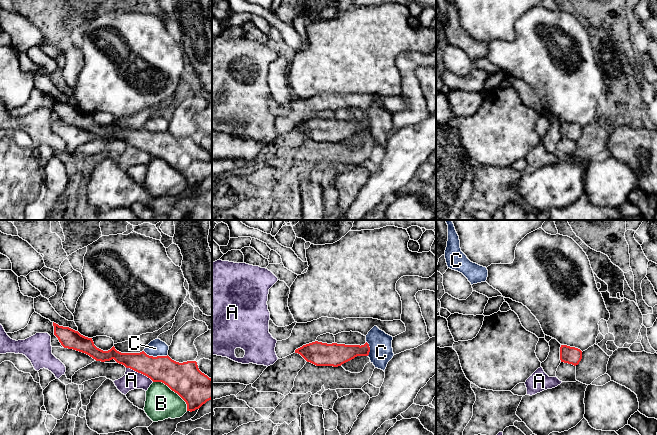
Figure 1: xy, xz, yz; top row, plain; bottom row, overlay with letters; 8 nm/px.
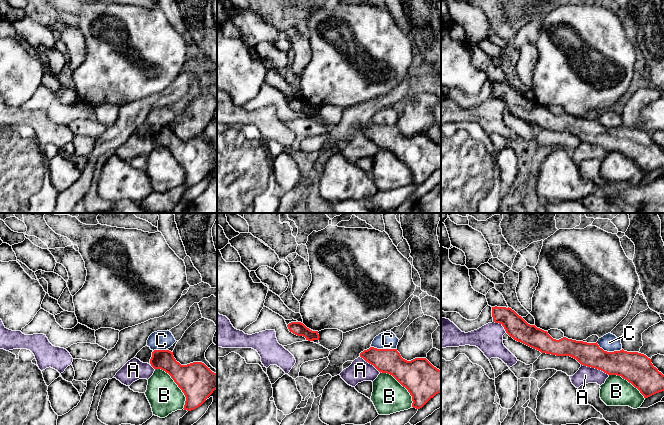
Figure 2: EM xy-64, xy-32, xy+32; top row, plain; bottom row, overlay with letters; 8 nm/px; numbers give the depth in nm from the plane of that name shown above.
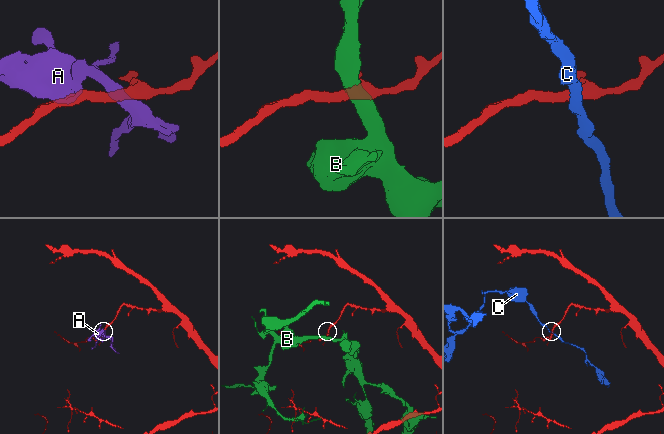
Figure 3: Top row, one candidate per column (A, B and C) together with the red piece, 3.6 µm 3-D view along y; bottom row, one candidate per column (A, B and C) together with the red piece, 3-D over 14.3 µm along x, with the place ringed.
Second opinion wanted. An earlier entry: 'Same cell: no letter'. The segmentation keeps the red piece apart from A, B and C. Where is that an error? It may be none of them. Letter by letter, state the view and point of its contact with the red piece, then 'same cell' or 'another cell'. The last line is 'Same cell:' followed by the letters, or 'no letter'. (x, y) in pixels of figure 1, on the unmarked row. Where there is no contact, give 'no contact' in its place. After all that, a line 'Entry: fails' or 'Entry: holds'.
A: xy (140, 148) | another cell
B: xy (173, 166) | another cell
C: xy (155, 133) | another cell
Same cell: no letter
Entry: holds

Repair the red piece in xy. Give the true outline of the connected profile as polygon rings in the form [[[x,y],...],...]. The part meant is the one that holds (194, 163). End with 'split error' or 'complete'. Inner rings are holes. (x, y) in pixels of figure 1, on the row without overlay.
[[[53,98],[54,111],[64,124],[73,125],[85,129],[96,137],[110,137],[114,135],[117,139],[124,141],[138,149],[141,149],[153,158],[162,158],[172,167],[177,169],[187,180],[187,187],[195,187],[203,180],[212,175],[212,155],[202,149],[196,137],[187,137],[183,139],[176,138],[167,132],[149,132],[144,127],[140,129],[121,129],[113,122],[108,127],[103,127],[94,121],[92,114],[81,111],[69,103],[59,102]]] | complete

